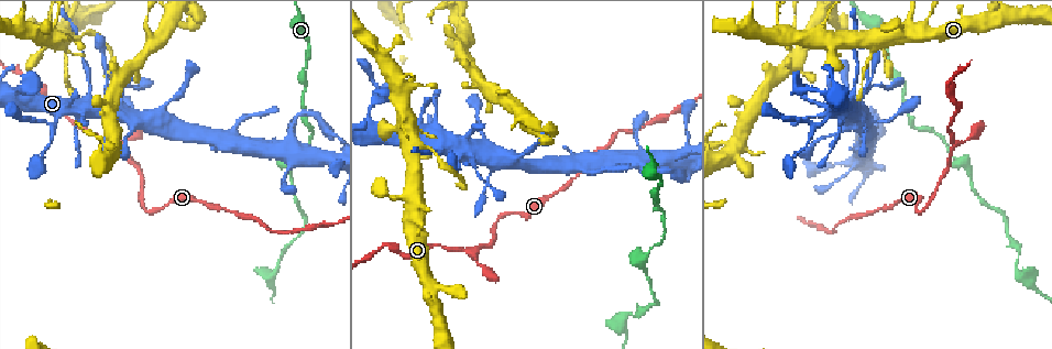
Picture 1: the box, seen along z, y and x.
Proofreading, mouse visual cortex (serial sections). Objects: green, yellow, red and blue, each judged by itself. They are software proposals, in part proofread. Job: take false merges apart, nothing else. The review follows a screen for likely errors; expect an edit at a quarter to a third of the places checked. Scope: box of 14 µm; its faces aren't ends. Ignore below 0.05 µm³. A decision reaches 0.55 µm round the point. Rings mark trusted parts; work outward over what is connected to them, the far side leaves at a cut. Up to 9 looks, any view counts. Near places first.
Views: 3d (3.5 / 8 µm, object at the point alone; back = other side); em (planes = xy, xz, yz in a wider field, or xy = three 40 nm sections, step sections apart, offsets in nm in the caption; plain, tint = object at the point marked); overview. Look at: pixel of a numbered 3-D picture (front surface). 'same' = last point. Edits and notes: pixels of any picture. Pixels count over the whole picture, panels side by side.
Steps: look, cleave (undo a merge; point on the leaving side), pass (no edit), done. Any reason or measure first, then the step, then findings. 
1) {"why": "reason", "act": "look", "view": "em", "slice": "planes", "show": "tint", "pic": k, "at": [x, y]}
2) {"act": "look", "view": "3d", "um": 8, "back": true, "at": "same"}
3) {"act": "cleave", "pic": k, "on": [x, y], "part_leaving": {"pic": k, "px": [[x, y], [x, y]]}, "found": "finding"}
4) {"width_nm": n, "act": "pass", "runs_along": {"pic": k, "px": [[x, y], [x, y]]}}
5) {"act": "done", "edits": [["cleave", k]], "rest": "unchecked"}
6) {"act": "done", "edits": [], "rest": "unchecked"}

{"act": "look", "view": "3d", "um": 8, "back": true, "pic": 1, "at": [820, 125]}

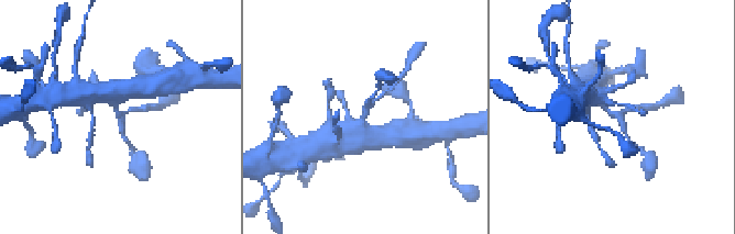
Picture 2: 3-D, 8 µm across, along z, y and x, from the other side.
{"why": "closer look", "act": "look", "view": "3d", "um": 3.5, "pic": 2, "at": [609, 111]}

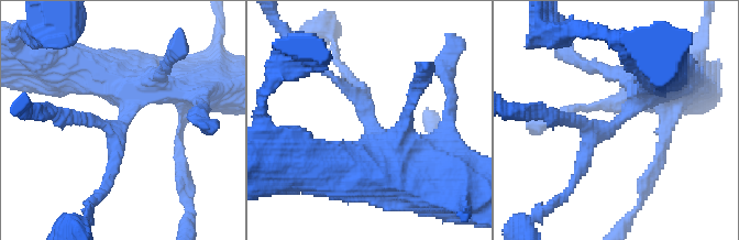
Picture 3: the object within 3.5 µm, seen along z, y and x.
{"arms": 3, "arm_widths_nm": [150, 200, 500], "why": "need the tissue", "act": "look", "view": "em", "slice": "planes", "show": "tint", "pic": 3, "at": [608, 124]}

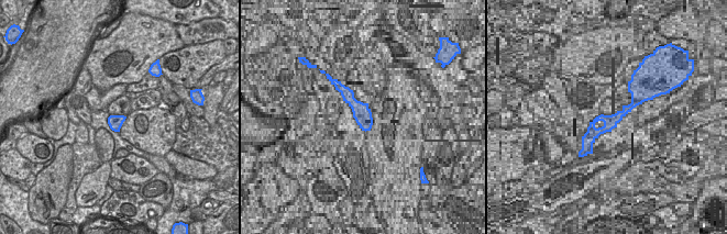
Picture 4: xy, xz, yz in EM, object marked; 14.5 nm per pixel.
{"act": "pass", "runs_along": {"pic": 3, "px": [[669, 75], [592, 140], [573, 184]]}, "found": "one cell here"}

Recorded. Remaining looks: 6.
{"why": "sharp bend", "act": "look", "view": "3d", "um": 8, "pic": 1, "at": [472, 254]}

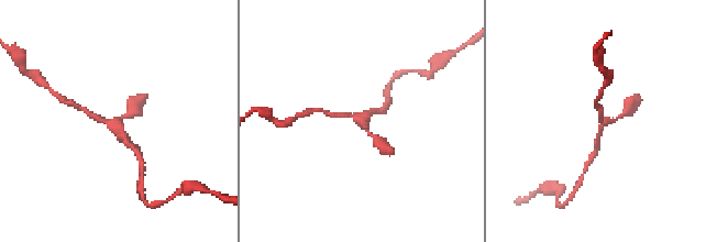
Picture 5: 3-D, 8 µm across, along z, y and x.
{"act": "look", "view": "3d", "um": 3.5, "pic": 5, "at": [602, 125]}

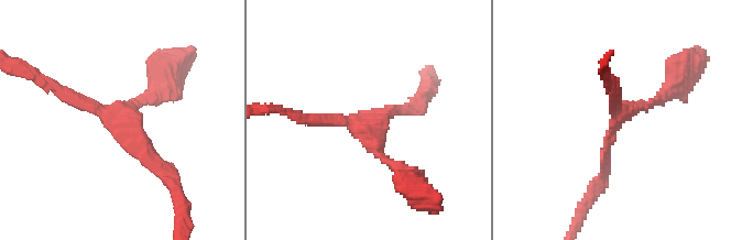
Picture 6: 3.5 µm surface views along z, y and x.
{"act": "look", "view": "em", "slice": "planes", "show": "tint", "pic": 6, "at": [119, 113]}

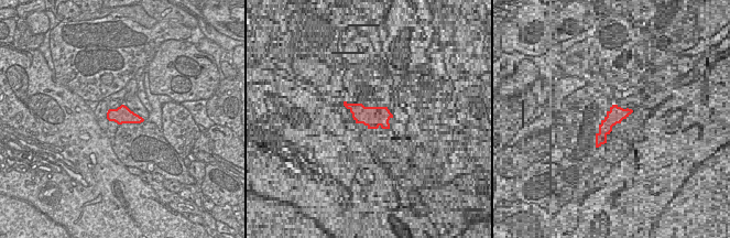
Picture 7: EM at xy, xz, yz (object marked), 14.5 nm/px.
{"arm_widths_nm": [150, 150, 200], "act": "pass", "runs_along": {"pic": 6, "px": [[163, 173], [120, 115], [55, 88]]}, "found": "one cell here"}

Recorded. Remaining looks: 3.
{"why": "a narrow waist", "act": "look", "view": "3d", "um": 8, "pic": 1, "at": [443, 152]}

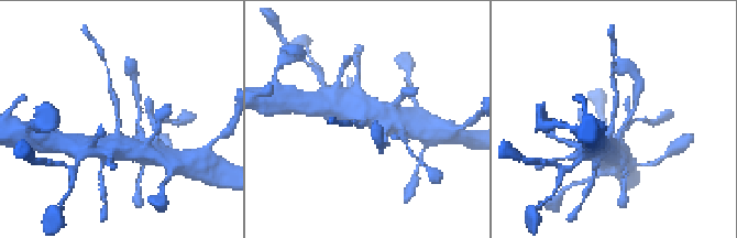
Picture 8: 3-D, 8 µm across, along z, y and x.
{"act": "look", "view": "3d", "um": 3.5, "pic": 8, "at": [118, 117]}

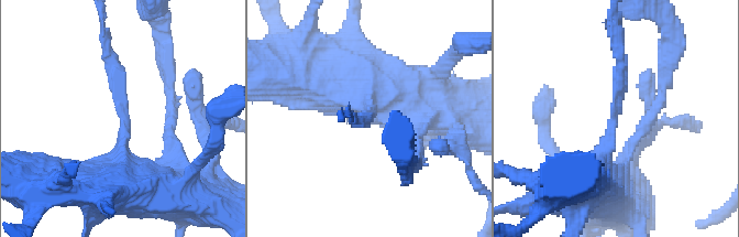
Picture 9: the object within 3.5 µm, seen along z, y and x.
{"arm_widths_nm": [200, 450], "act": "pass", "runs_along": {"pic": 9, "px": [[589, 189], [609, 148], [620, 46]]}, "found": "continuous, no second cell"}

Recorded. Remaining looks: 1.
{"act": "done", "edits": [], "rest": "unchecked"}

